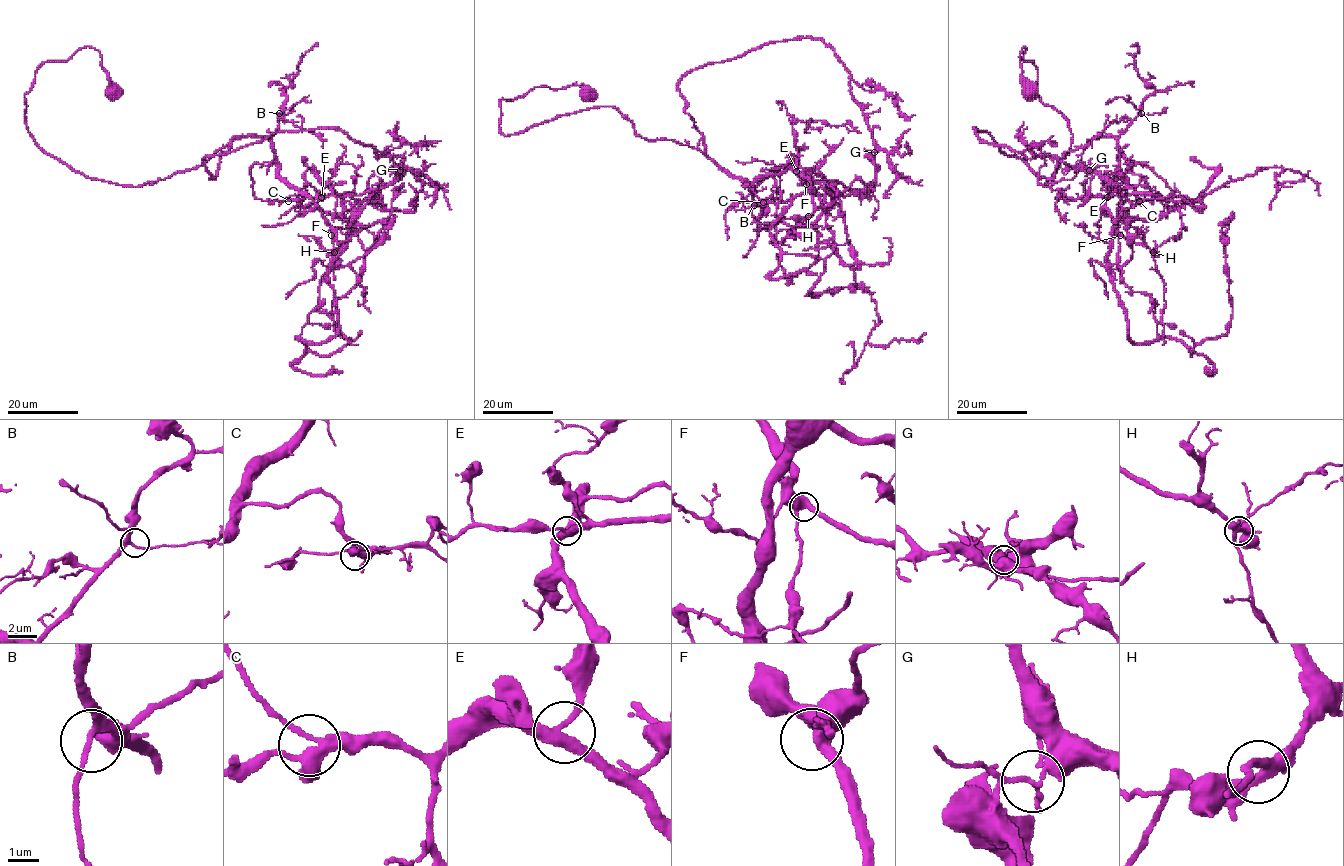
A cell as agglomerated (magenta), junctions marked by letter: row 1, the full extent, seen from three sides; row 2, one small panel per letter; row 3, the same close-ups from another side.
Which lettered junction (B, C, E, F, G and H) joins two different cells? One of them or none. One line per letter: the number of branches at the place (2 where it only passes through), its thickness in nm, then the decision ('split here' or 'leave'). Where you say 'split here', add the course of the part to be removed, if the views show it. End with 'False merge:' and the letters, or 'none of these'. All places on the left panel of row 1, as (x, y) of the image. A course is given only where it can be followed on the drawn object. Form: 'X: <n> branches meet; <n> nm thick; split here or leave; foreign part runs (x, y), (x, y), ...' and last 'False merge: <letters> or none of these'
B: 3 branches meet; 200 nm thick; leave
C: 3 branches meet; 360 nm thick; leave
E: 3 branches meet; 320 nm thick; leave
F: 3 branches meet; 400 nm thick; leave
G: 4 branches meet; 120 nm thick; split here; foreign part runs (400, 169), (333, 262), (338, 331), (295, 338), (321, 355), (350, 343), (332, 305), (365, 250), (336, 215)
H: 3 branches meet; 360 nm thick; leave
False merge: G

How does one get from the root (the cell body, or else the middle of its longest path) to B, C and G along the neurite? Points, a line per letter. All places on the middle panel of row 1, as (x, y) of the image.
B: (589, 94), (576, 83), (501, 100), (499, 130), (614, 107), (637, 135), (688, 144), (742, 179), (754, 205)
C: (589, 94), (576, 83), (501, 100), (499, 130), (614, 107), (752, 191), (771, 175), (780, 200), (763, 202)
G: (589, 94), (501, 100), (499, 130), (614, 107), (771, 175), (778, 232), (874, 152)

